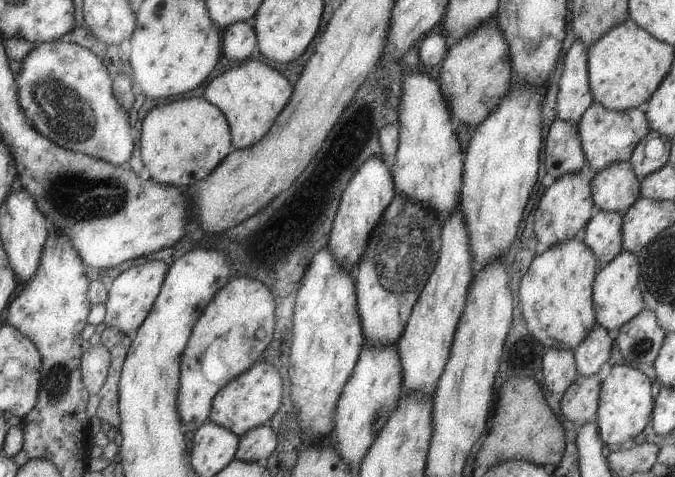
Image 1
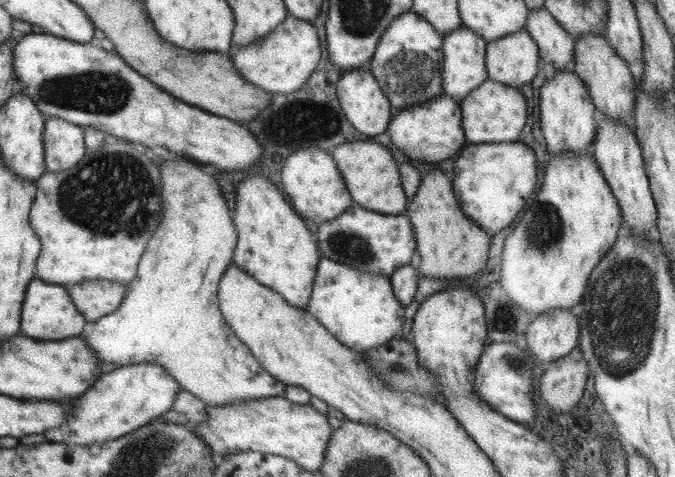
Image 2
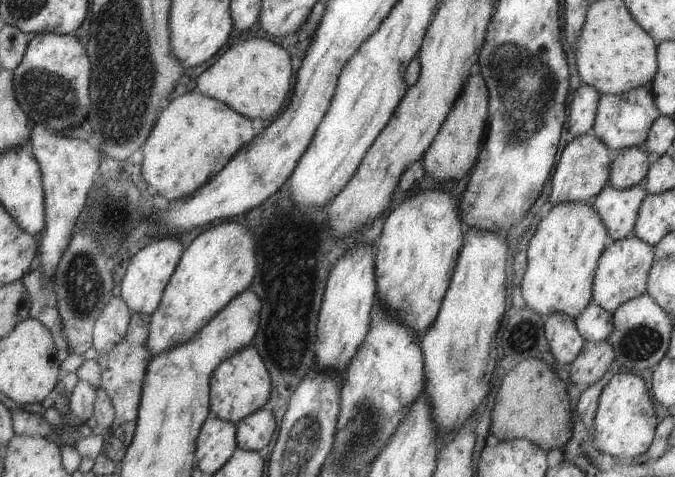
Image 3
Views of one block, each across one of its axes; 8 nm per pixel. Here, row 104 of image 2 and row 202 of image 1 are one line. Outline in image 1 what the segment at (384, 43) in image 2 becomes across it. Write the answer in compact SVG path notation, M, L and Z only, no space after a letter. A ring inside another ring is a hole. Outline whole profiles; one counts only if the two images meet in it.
M399 193L385 207L379 222L371 231L364 255L356 264L353 273L357 312L361 319L361 332L365 345L384 347L396 344L397 339L404 331L404 326L419 292L438 261L440 228L441 224L428 209L420 204L412 203Z

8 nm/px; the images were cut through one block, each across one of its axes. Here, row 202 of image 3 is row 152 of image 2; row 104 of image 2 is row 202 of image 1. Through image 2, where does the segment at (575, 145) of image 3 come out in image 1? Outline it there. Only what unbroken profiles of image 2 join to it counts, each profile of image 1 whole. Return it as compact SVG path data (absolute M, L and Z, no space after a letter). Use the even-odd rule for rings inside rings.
M585 163L581 171L567 173L556 178L544 190L539 198L535 214L533 214L535 216L533 231L538 242L543 244L545 248L549 248L559 241L573 238L581 228L585 228L595 209L592 199L591 178L589 166Z

